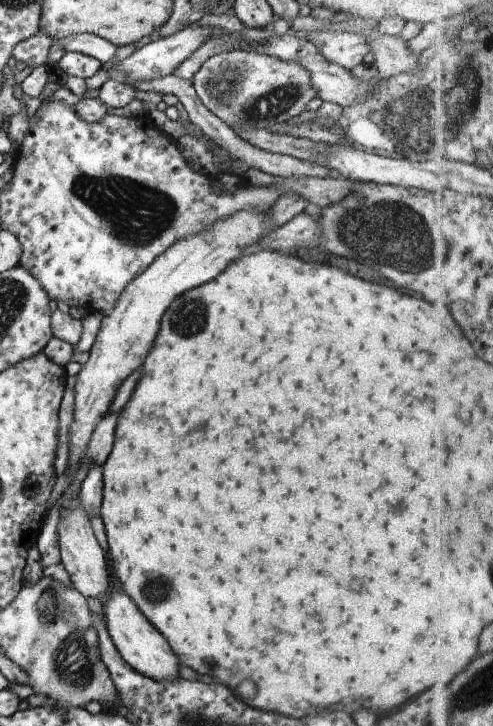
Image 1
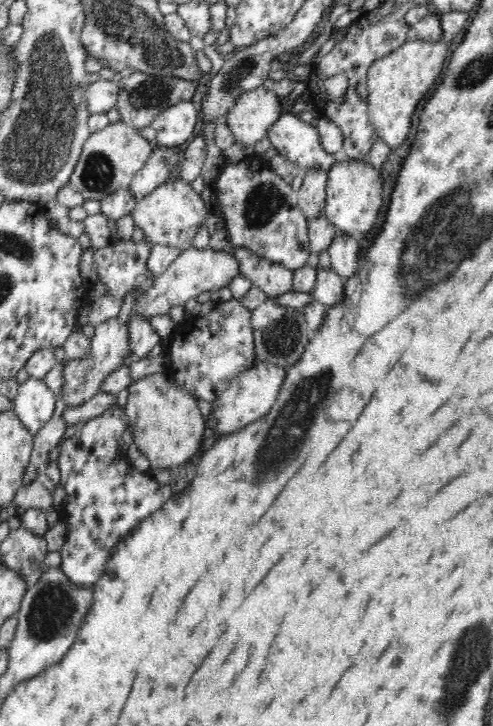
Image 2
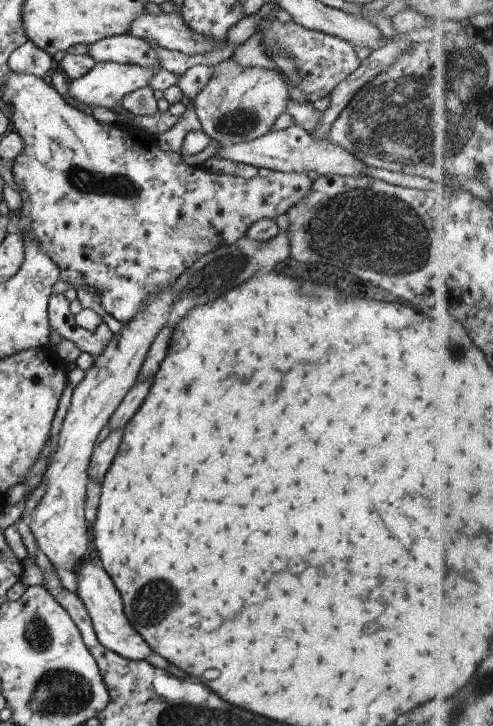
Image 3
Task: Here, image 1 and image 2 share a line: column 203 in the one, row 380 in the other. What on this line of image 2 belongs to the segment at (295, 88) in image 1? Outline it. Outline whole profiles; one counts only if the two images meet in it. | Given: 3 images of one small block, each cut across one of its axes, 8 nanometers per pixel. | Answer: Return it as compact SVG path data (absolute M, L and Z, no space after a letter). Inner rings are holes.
M108 318L100 324L94 326L94 336L91 339L90 350L84 358L80 360L65 360L64 368L64 386L62 392L58 396L60 405L63 407L75 407L81 402L92 398L94 394L98 394L101 390L102 381L109 372L119 369L120 367L128 367L124 364L127 357L130 363L140 360L131 352L129 348L129 334L127 334L127 326L129 320L125 323L120 323L117 318Z

